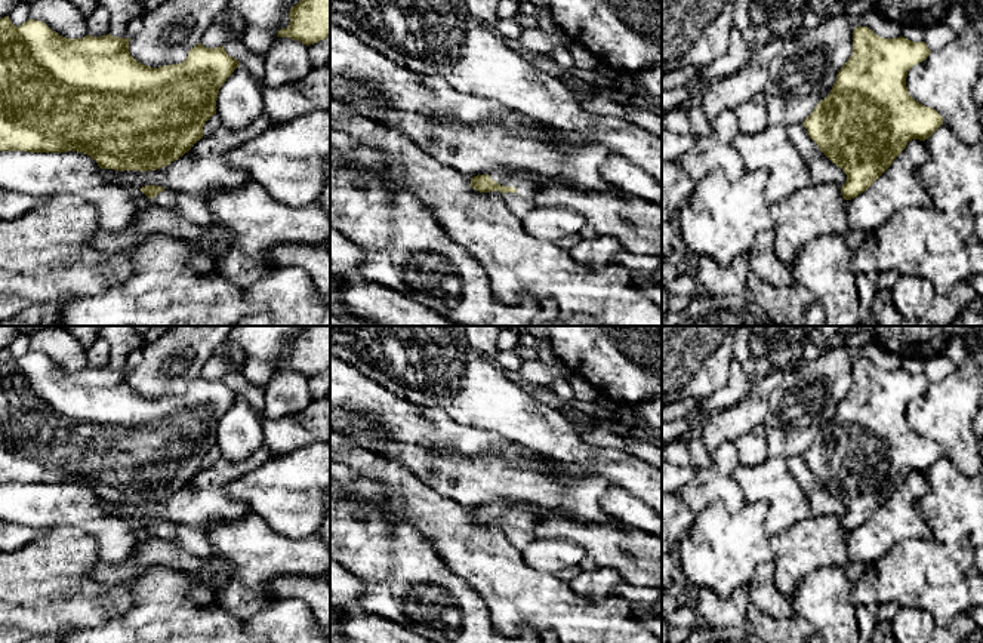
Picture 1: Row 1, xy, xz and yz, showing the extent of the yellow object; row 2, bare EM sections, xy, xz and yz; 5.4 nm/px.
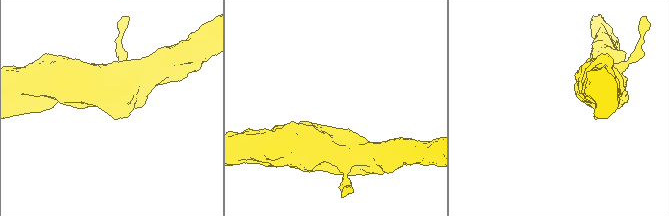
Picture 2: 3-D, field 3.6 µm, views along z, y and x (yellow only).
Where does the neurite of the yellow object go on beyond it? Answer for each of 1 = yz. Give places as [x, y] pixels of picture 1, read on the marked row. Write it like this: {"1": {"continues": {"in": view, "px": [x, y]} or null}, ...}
{"1": {"continues": null}}

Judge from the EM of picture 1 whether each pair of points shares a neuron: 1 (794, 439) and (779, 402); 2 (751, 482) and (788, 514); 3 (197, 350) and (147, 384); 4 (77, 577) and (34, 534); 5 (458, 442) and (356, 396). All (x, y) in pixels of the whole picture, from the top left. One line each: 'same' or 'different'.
1: same
2: same
3: same
4: different
5: same

